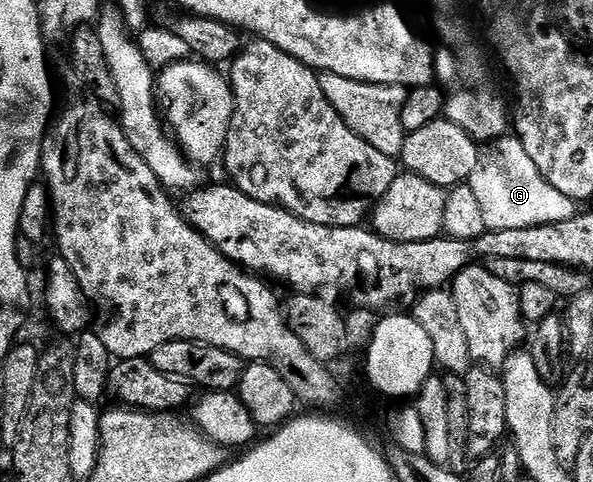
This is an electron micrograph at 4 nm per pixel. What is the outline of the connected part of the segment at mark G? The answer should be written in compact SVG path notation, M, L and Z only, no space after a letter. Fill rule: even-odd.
M504 135L488 148L483 150L470 182L474 196L482 207L486 230L518 231L524 227L562 223L576 216L577 202L571 201L569 197L562 195L562 191L546 183L538 167L534 167L530 155L526 155L526 147L522 147L515 135Z

